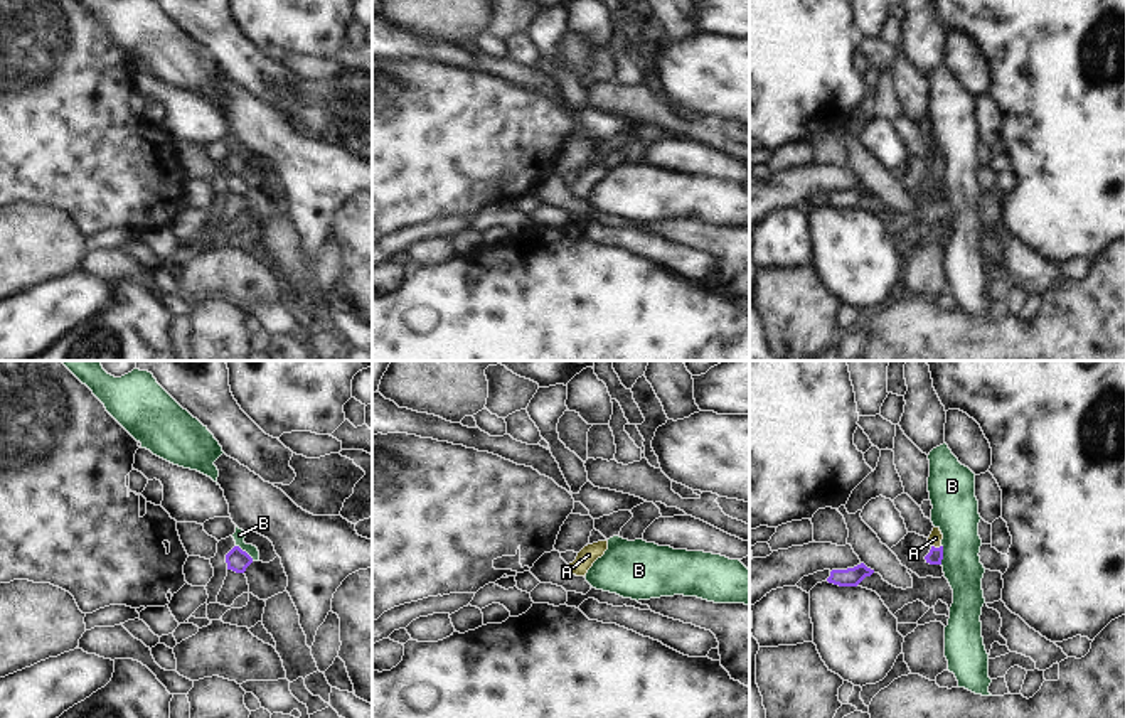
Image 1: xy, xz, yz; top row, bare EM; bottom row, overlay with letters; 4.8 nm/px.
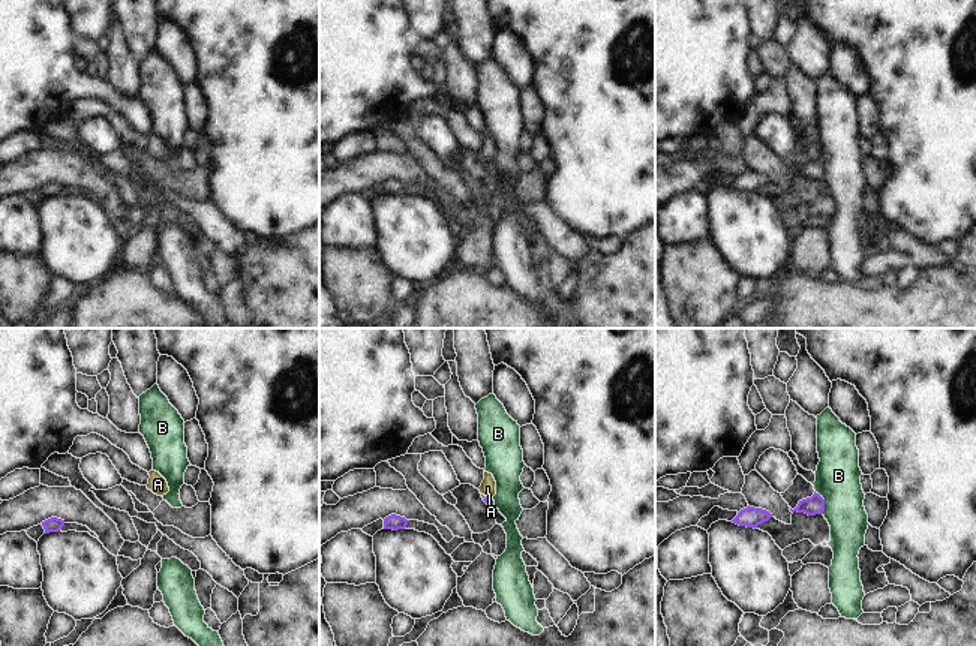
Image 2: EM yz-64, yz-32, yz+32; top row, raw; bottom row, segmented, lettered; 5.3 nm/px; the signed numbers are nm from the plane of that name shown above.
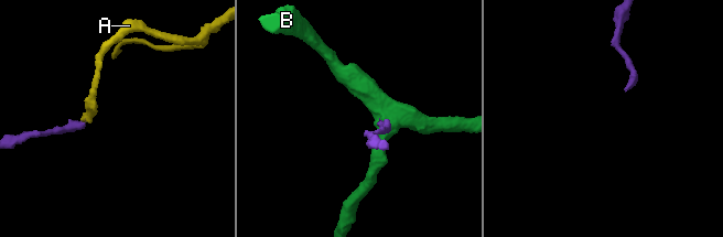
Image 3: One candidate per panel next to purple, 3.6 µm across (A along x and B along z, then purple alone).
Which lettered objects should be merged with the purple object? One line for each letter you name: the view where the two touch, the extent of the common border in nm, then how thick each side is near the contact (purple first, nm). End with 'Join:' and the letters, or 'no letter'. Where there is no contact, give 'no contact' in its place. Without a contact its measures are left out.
A: meets purple in yz; contact 50 nm long; 70 nm thick on the purple side, 70 nm on the other
Join: A

